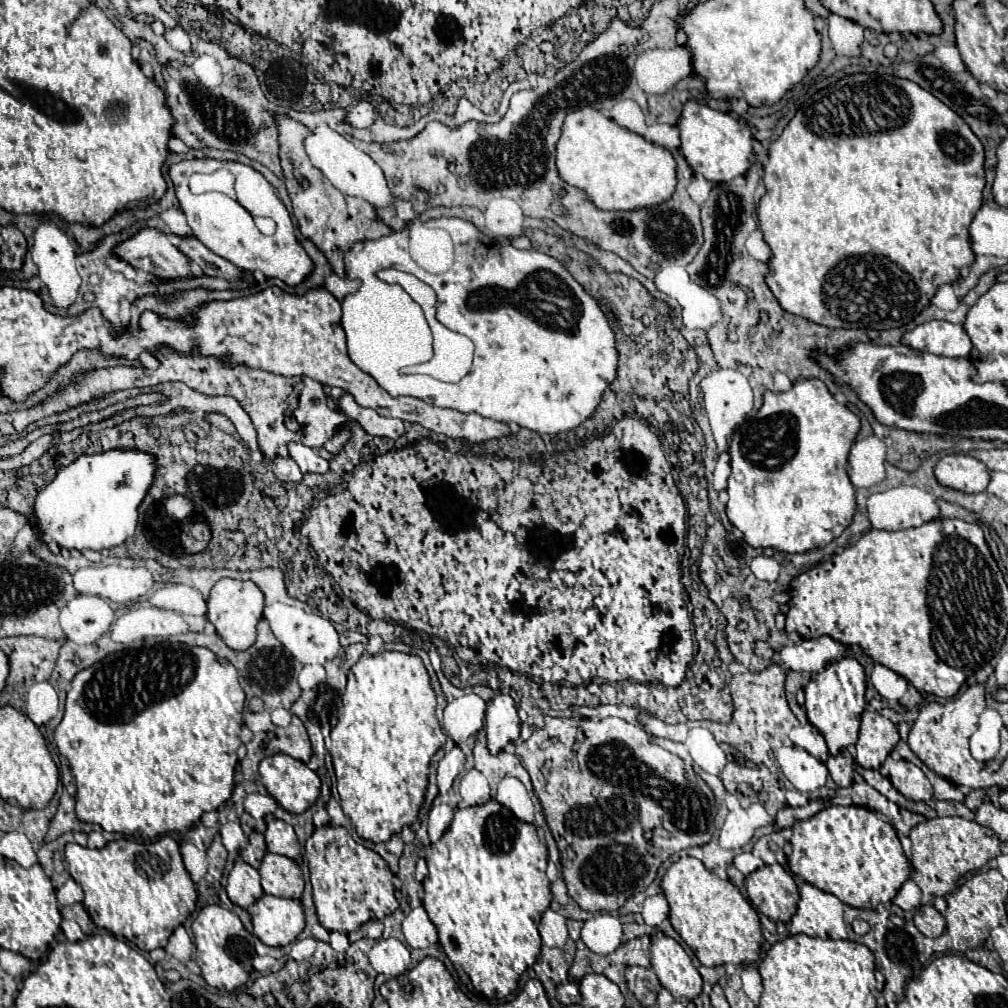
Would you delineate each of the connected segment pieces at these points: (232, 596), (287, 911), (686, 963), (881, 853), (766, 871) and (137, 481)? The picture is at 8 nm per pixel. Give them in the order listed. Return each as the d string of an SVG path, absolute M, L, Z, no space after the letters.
M222 579L218 581L208 597L208 621L216 627L216 633L222 641L234 649L244 651L254 645L256 641L256 623L262 617L264 597L262 591L252 581L236 581L236 579Z
M262 895L248 907L254 923L254 935L268 947L290 945L304 929L302 903L294 899L282 899Z
M658 935L650 943L650 963L662 987L688 1005L702 993L702 977L678 941Z
M826 807L806 821L796 821L792 827L794 835L790 839L792 853L788 855L788 869L802 881L832 893L842 903L850 907L878 907L894 899L902 883L910 877L910 863L902 851L900 839L892 825L884 821L878 813L864 807Z
M778 863L750 873L746 877L746 893L750 903L774 923L788 923L800 901L796 881Z
M126 449L126 451L108 451L100 455L80 455L72 465L58 471L56 479L38 493L34 501L34 527L40 535L40 541L46 545L56 543L60 549L112 549L122 545L126 539L134 535L138 521L138 505L142 503L148 487L152 485L156 471L154 457L142 451Z

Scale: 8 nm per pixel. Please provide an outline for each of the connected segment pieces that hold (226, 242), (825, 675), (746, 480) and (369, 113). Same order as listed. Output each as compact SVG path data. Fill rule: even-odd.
M192 159L192 161L180 161L170 165L168 175L174 183L176 197L180 201L180 207L186 215L188 227L192 229L194 237L200 239L208 249L212 249L216 255L224 257L226 261L232 261L236 267L244 271L256 271L260 269L266 277L280 277L288 285L298 285L308 273L312 271L312 261L294 237L294 225L290 221L290 215L282 215L278 229L274 235L266 237L258 233L258 227L254 225L252 215L236 201L220 193L204 193L204 195L192 195L188 189L188 177L192 173L210 173L218 167L226 167L230 173L258 173L248 165L242 165L238 161L216 161L216 159Z
M844 657L840 661L830 663L824 671L812 675L810 683L804 687L804 695L806 695L804 709L808 721L826 739L830 755L836 755L840 753L840 749L856 743L858 729L860 729L860 715L866 709L864 693L866 693L864 667L852 657Z
M800 379L794 383L794 387L786 393L774 393L774 391L766 391L764 393L764 403L760 407L760 411L754 417L754 429L752 429L752 421L742 423L736 431L734 437L730 441L730 467L732 473L728 477L728 503L726 503L726 515L732 521L732 525L736 529L742 531L742 535L746 535L748 545L752 545L754 549L776 549L776 551L784 551L784 553L806 553L818 547L828 545L832 539L840 537L842 531L852 523L852 515L856 509L856 499L854 499L854 485L848 479L846 473L846 463L848 463L848 453L850 453L850 445L854 443L854 437L860 429L860 419L844 405L840 405L830 391L826 389L826 385L820 379Z
M360 101L358 105L350 107L346 113L346 121L358 129L370 127L374 123L374 117L376 117L376 109L370 101Z

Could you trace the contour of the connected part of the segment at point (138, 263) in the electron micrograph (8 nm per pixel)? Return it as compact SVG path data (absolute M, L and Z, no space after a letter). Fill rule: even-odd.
M142 227L134 237L116 243L116 255L132 267L160 279L180 279L192 275L188 259L178 251L168 235L150 227Z

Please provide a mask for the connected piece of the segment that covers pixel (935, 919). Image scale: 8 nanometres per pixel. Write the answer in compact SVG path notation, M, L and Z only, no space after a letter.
M922 905L914 911L914 925L926 935L926 937L940 937L942 931L946 929L944 917L932 907L932 905Z

